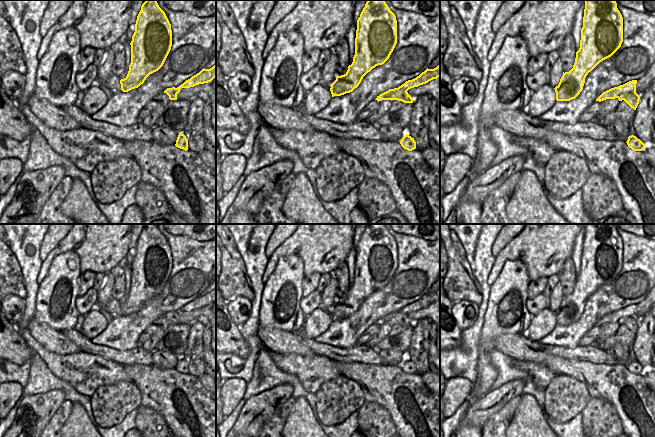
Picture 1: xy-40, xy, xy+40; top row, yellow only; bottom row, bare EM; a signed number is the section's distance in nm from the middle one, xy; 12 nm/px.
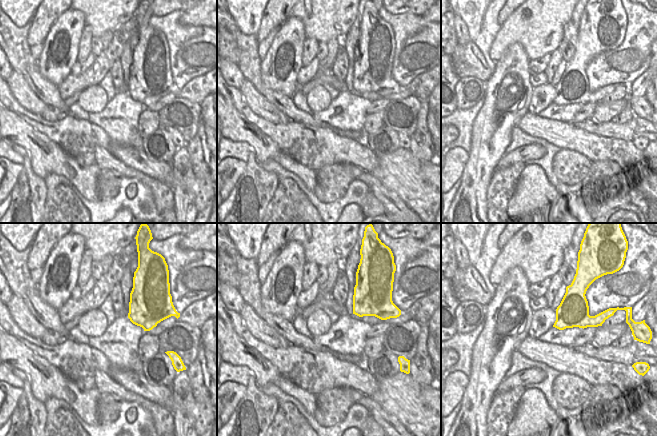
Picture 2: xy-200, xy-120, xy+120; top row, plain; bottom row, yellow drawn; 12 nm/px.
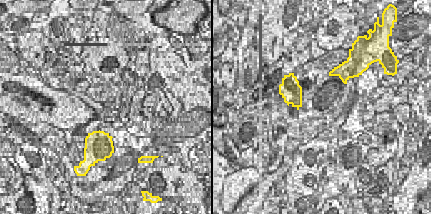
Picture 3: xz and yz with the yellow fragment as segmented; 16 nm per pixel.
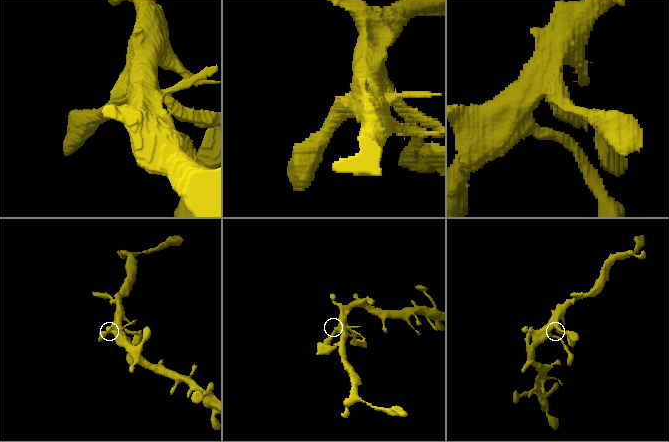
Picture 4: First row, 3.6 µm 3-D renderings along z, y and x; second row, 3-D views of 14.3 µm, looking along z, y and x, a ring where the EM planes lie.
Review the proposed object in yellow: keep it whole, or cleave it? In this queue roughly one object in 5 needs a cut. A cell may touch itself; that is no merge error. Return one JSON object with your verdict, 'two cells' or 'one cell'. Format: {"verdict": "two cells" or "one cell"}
{"verdict": "one cell"}

